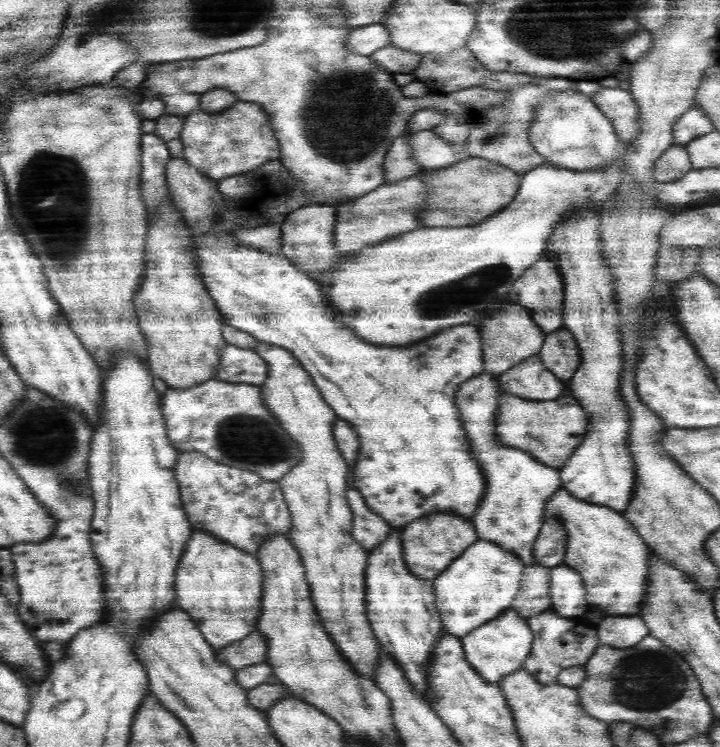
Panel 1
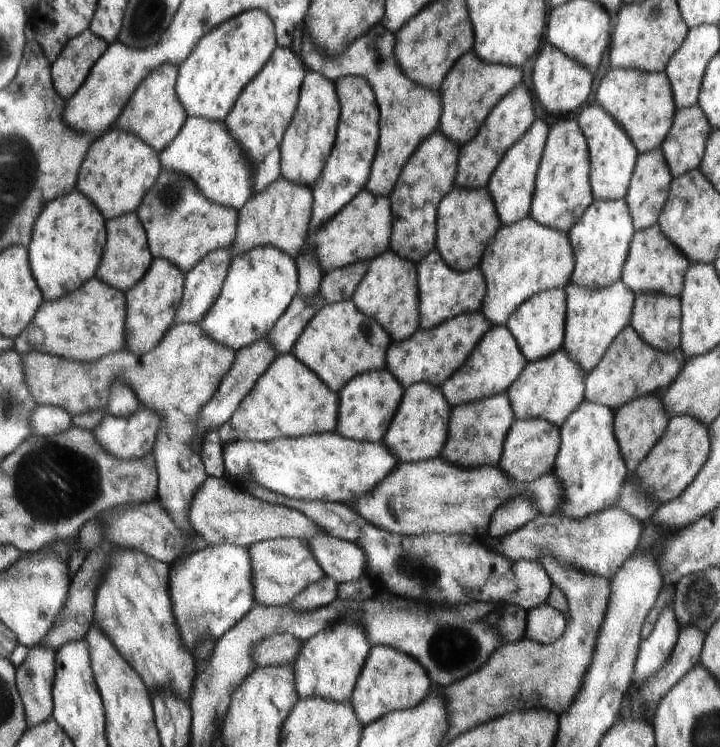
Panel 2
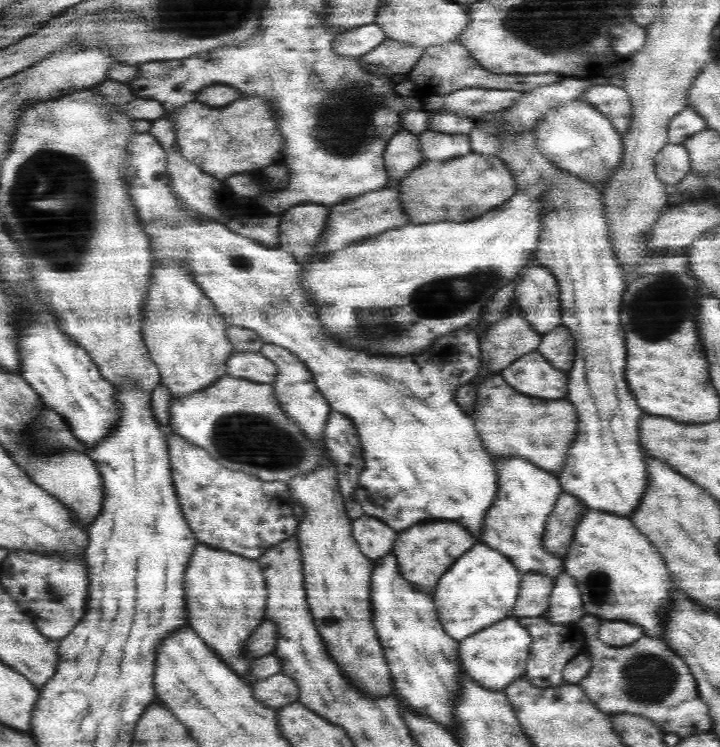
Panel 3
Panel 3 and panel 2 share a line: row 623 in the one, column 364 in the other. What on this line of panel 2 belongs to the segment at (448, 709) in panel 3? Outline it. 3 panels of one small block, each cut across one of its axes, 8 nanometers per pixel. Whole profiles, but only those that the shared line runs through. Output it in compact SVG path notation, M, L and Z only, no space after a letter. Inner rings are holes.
M373 370L369 373L359 374L340 392L340 405L338 406L338 423L336 434L358 442L380 442L393 418L400 409L402 398L405 396L405 387L390 374L389 370Z

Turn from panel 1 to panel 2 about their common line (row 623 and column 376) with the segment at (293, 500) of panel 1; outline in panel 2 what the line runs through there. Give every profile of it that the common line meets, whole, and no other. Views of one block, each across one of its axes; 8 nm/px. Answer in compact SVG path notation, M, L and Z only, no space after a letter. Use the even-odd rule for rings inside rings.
M350 300L324 306L304 327L292 346L292 354L302 358L318 378L326 378L339 393L354 377L373 370L386 369L386 354L393 338L375 318L370 318Z

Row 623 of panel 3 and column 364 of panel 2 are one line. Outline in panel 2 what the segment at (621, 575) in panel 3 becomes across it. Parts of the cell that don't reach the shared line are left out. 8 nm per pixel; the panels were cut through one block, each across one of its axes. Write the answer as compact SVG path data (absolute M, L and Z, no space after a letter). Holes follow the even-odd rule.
M346 618L332 622L326 630L303 641L294 664L298 698L304 700L314 696L334 702L351 702L371 648L364 628L358 622Z

